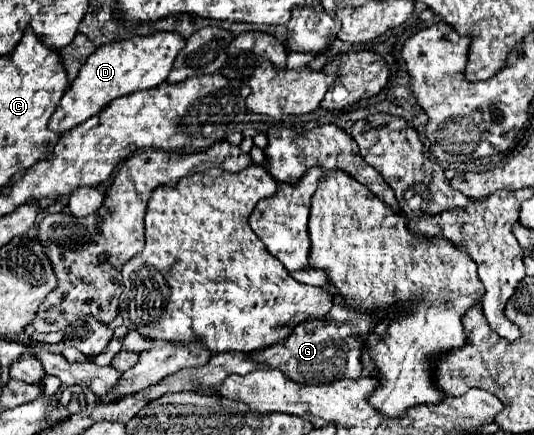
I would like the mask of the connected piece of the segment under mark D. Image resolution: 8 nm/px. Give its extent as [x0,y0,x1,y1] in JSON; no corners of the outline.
[49,33,185,135]

